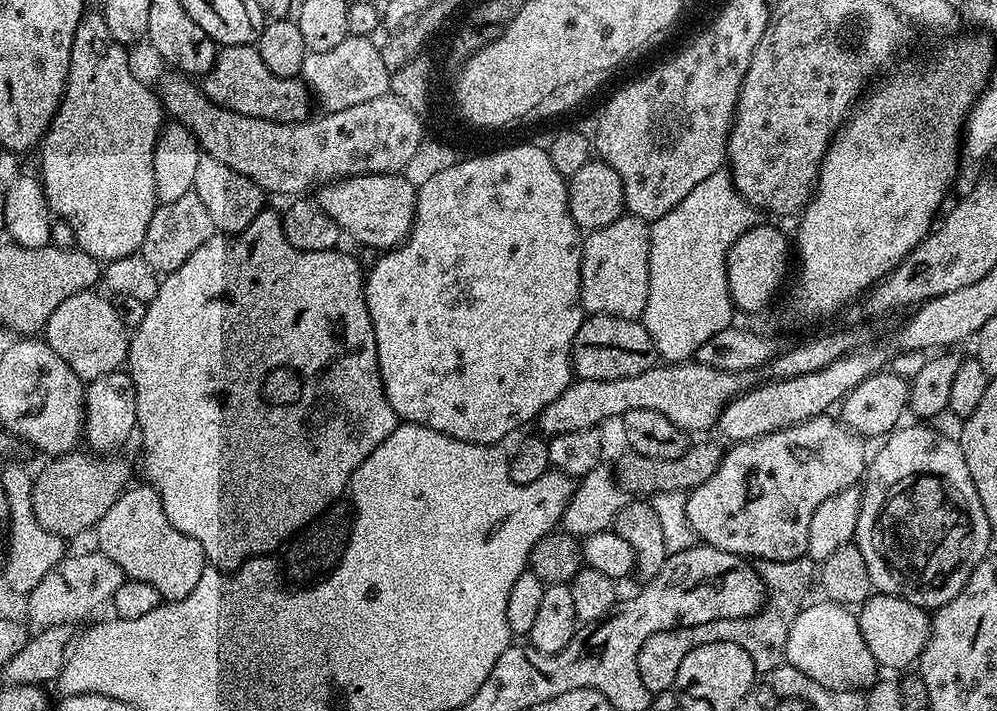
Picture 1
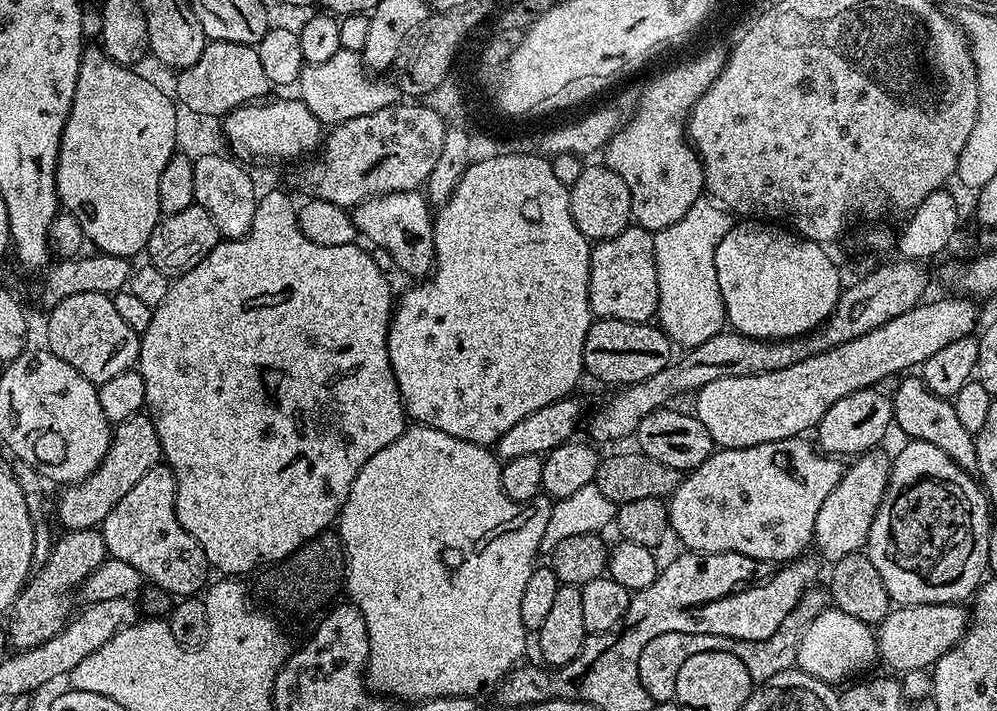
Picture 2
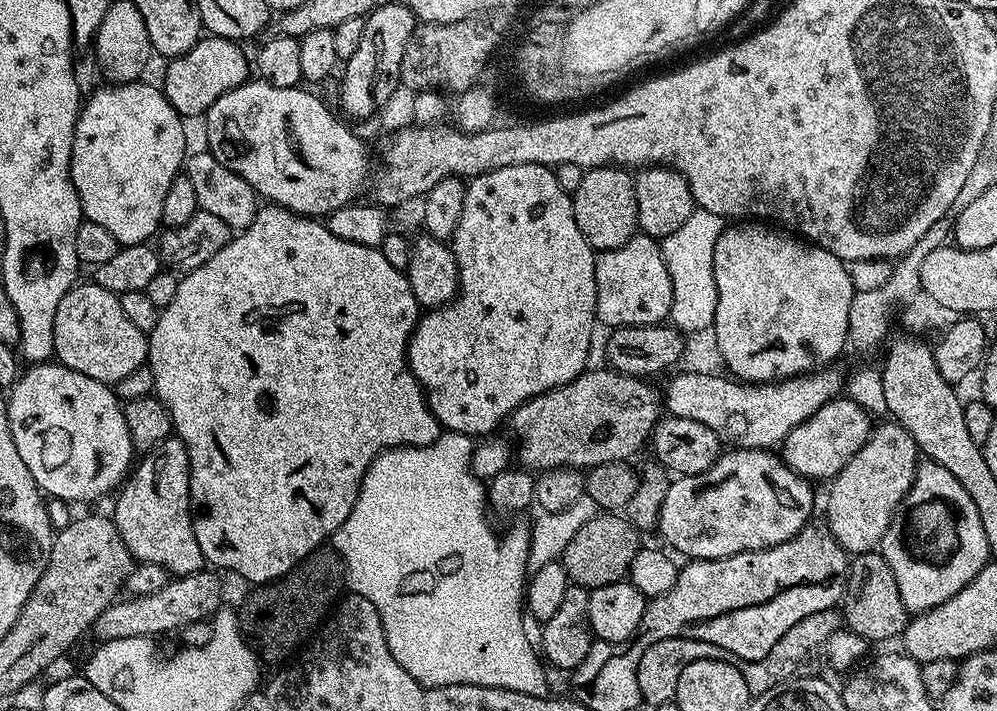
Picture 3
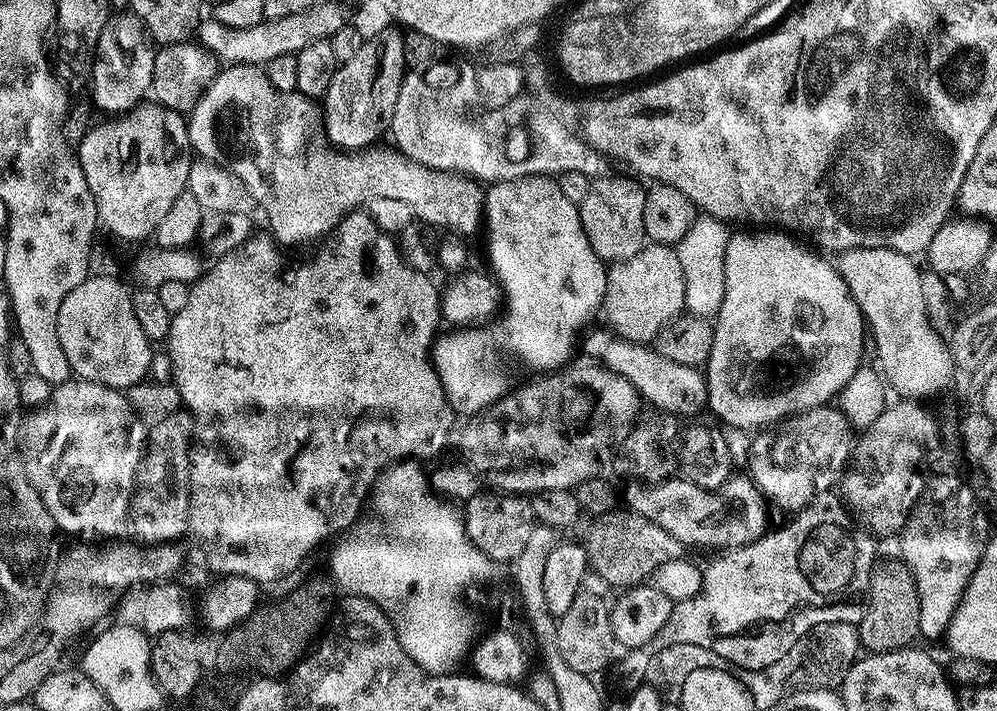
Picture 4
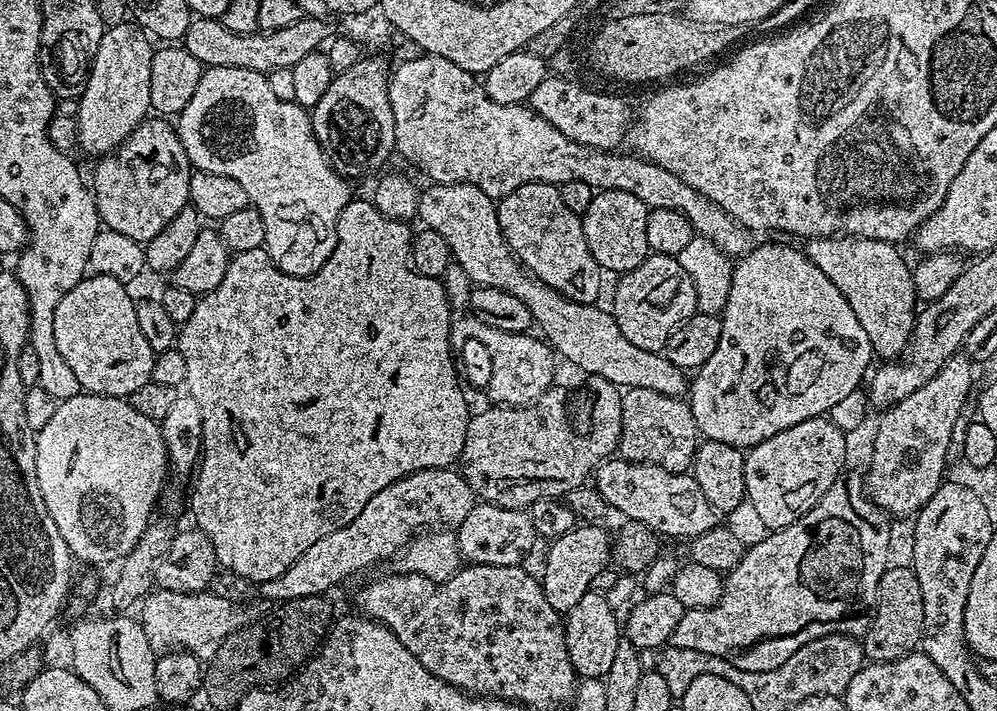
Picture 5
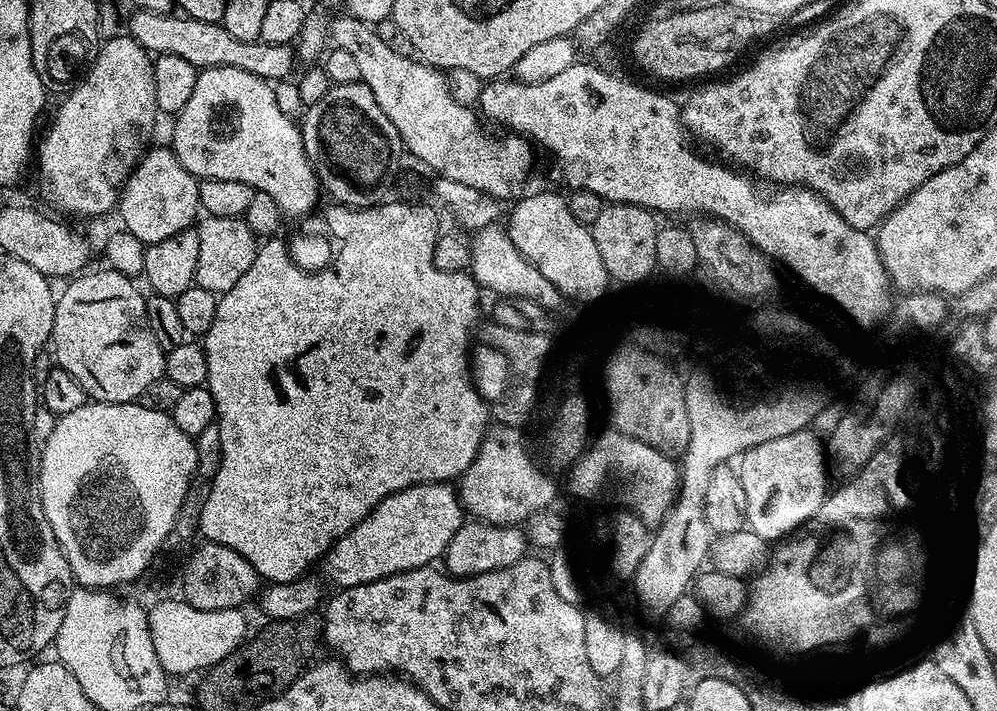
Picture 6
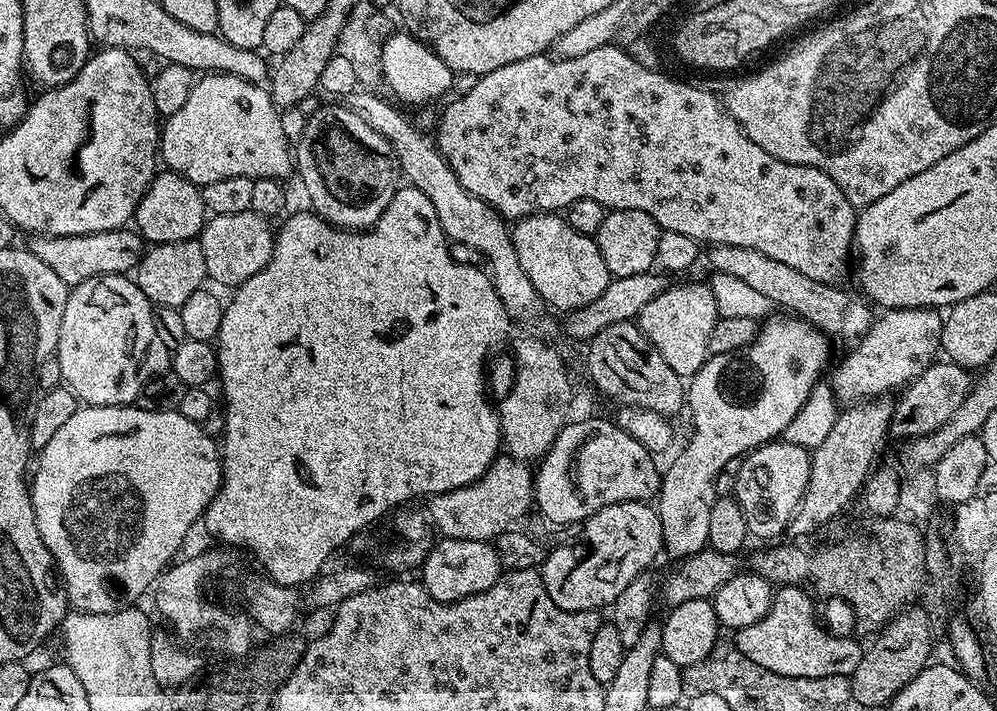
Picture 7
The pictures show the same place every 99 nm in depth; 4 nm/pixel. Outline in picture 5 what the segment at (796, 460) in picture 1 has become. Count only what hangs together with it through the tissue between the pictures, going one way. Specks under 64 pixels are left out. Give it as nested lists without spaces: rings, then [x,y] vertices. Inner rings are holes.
[[[609,458],[596,469],[594,481],[600,496],[612,508],[617,508],[631,523],[644,524],[661,537],[691,538],[706,534],[717,527],[718,513],[702,494],[702,486],[691,474],[667,472],[662,466],[635,464],[629,460]]]

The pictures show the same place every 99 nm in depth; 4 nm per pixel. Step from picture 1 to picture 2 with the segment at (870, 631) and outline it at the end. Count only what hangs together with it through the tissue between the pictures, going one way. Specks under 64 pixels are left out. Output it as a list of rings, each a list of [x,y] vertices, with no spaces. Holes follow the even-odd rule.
[[[905,604],[893,607],[886,619],[880,621],[876,632],[879,659],[885,660],[890,667],[897,668],[900,672],[916,672],[919,668],[931,669],[938,662],[938,658],[946,654],[946,650],[950,650],[963,638],[970,616],[962,609],[960,604]]]

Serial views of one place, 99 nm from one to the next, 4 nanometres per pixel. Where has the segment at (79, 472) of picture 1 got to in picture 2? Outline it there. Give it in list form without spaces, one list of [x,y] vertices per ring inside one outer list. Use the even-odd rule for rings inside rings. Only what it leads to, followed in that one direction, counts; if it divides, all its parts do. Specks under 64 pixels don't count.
[[[137,414],[129,420],[119,421],[112,434],[112,444],[106,450],[102,462],[94,472],[76,484],[69,484],[63,489],[56,512],[65,525],[65,529],[94,528],[99,529],[104,523],[106,514],[122,502],[122,498],[154,465],[161,463],[160,439],[151,416]]]

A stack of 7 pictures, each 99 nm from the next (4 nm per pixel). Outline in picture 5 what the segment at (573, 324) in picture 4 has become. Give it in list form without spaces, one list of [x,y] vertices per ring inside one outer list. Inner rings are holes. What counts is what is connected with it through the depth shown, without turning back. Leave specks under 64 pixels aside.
[[[557,185],[518,186],[518,190],[498,201],[496,213],[498,226],[510,250],[543,284],[579,304],[596,304],[599,301],[602,270],[596,264],[594,254],[590,254],[590,246],[586,246],[580,217],[566,206],[566,202],[562,202]]]

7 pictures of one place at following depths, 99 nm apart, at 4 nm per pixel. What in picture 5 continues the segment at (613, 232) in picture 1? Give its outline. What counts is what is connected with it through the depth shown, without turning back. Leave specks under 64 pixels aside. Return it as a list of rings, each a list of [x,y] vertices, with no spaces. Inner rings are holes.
[[[650,254],[634,270],[623,273],[616,284],[616,293],[612,296],[610,311],[613,318],[618,322],[618,330],[626,334],[626,339],[634,342],[638,350],[650,350],[651,352],[663,353],[668,347],[670,334],[684,321],[691,318],[697,312],[696,291],[694,282],[686,270],[682,270],[679,259],[674,256],[661,256]]]

